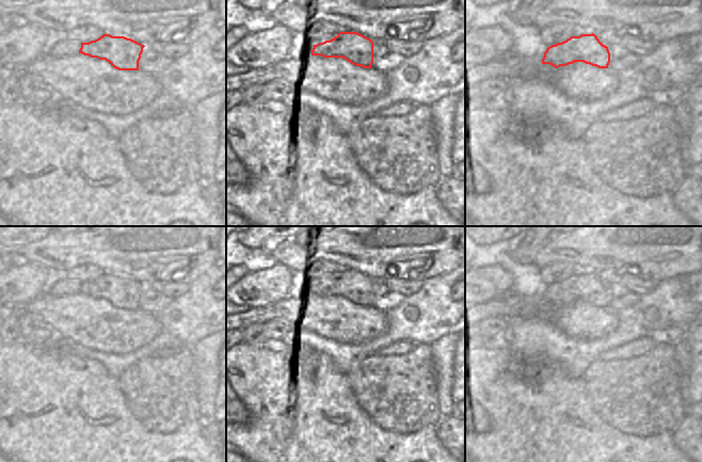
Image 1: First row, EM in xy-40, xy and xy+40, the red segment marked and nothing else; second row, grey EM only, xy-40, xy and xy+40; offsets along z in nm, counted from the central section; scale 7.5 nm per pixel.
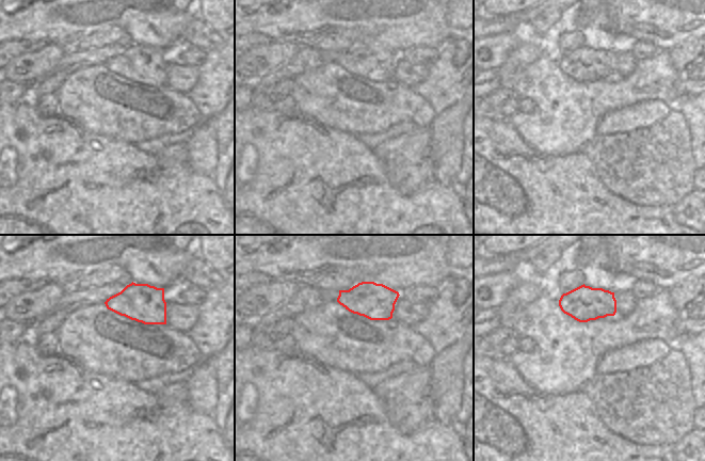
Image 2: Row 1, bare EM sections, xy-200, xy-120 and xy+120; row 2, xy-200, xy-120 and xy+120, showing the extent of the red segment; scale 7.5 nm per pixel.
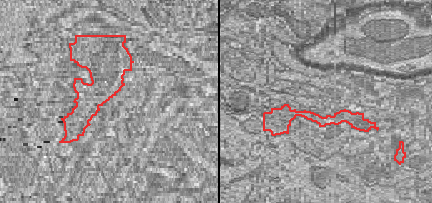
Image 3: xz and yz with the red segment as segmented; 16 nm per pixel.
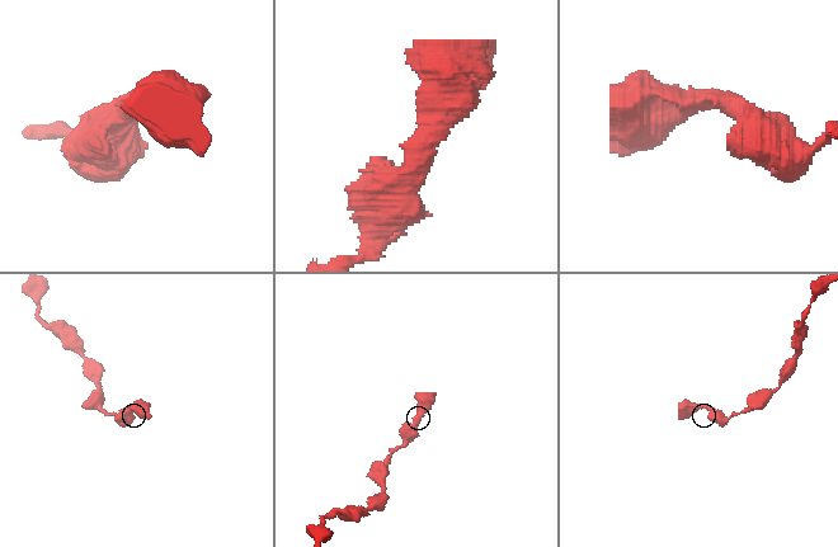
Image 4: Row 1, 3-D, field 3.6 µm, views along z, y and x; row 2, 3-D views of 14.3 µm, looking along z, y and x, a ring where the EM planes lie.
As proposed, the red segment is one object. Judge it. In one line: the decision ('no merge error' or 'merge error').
no merge error

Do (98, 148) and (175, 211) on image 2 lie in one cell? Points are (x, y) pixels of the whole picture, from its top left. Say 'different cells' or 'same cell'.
same cell

